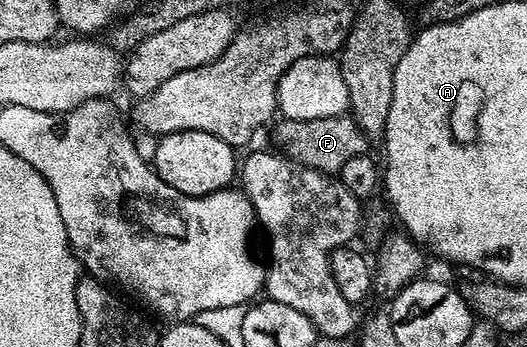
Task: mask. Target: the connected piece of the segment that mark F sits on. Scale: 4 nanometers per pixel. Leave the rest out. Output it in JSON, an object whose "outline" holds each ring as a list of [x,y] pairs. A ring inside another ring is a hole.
{"outline":[[[346,113],[335,117],[323,117],[315,121],[299,121],[298,119],[280,120],[281,124],[274,129],[280,150],[286,159],[292,159],[301,167],[310,167],[324,175],[336,176],[351,161],[351,157],[359,157],[370,150],[371,140],[363,133],[363,129],[353,120],[352,114]]]}

